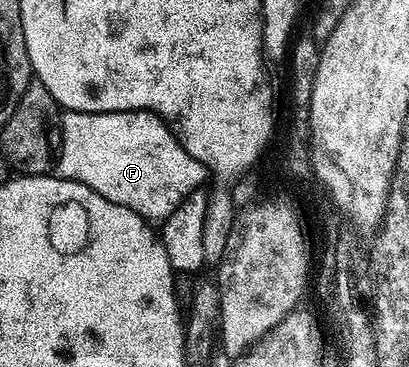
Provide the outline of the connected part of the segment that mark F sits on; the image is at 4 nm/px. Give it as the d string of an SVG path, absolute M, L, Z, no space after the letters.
M131 109L121 113L68 111L60 121L60 158L55 158L55 176L77 181L110 199L130 207L149 223L162 223L191 193L210 177L194 155L180 146L175 133L155 113Z

